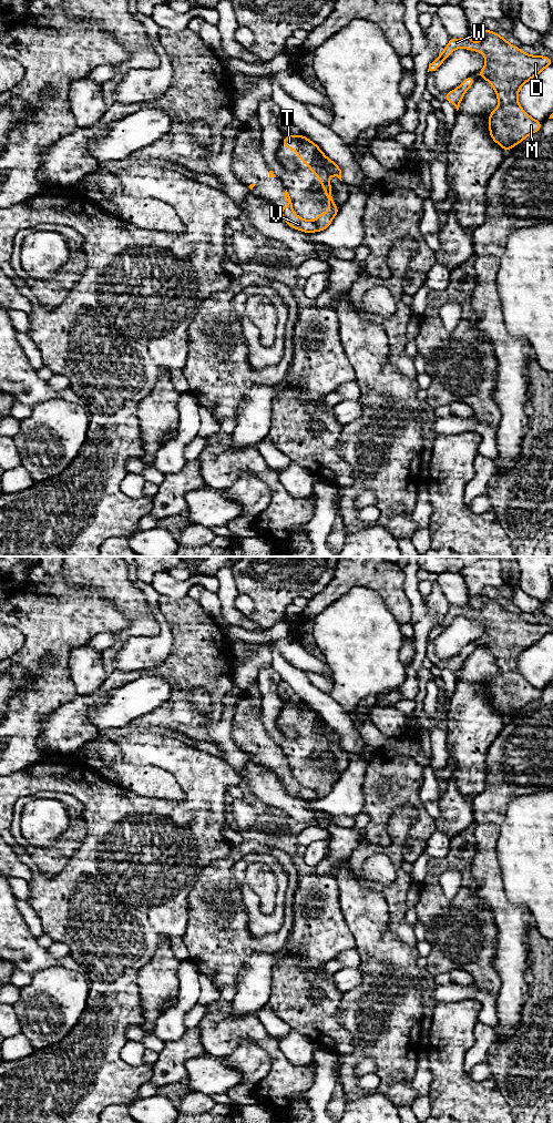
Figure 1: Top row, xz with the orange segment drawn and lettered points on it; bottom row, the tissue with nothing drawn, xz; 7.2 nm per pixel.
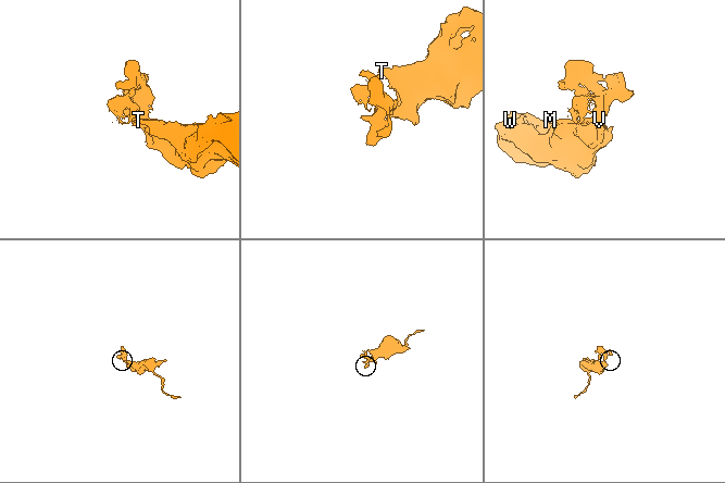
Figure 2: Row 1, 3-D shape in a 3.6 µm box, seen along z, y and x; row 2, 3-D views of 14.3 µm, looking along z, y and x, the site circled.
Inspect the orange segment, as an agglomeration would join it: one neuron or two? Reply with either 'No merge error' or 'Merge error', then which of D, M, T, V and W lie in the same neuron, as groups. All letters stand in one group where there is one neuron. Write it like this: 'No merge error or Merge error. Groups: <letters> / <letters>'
Merge error. Groups: D M T W / V

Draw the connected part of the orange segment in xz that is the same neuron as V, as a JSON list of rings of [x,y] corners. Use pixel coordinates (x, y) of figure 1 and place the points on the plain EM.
[[[287,757],[285,758],[285,767],[288,769],[288,773],[284,776],[277,777],[278,780],[283,784],[284,788],[291,796],[303,798],[308,802],[316,799],[317,798],[316,789],[304,787],[300,784],[295,782],[294,776],[293,776],[293,770]]]

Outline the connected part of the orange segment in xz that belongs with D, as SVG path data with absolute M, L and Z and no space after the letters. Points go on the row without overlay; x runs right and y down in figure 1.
M483 595L481 599L479 611L469 602L464 606L450 605L448 613L429 632L428 640L436 639L459 615L482 621L487 631L478 644L493 654L499 667L498 675L489 682L489 700L491 706L508 719L543 693L521 675L518 661L524 651L551 633L553 626L524 621L500 602Z

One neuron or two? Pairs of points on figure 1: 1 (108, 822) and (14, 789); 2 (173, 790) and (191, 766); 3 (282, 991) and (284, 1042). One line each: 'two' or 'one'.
1: one
2: two
3: two

